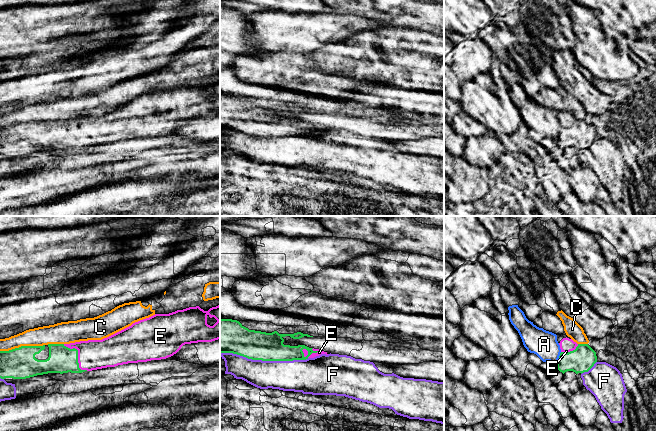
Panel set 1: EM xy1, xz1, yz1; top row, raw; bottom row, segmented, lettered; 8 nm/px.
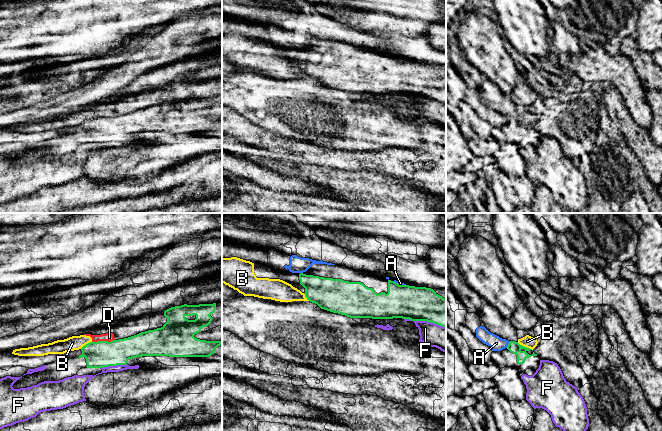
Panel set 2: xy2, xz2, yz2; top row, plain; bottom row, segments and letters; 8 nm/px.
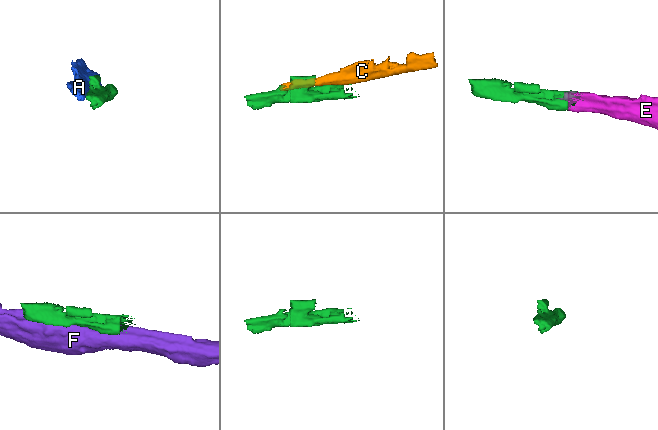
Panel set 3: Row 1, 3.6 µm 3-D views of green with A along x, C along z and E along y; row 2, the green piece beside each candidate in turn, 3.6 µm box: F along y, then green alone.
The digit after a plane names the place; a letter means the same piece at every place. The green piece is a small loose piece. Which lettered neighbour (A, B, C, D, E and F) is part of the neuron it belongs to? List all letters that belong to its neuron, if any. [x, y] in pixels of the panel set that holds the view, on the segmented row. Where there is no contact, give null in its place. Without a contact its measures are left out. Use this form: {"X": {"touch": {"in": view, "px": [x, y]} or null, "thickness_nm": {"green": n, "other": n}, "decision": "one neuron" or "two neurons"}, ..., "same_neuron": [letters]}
{"A": {"touch": {"in": "yz1", "px": [559, 358]}, "thickness_nm": {"green": 200, "other": 220}, "decision": "two neurons"}, "B": {"touch": {"in": "yz2", "px": [525, 347]}, "thickness_nm": {"green": 100, "other": 90}, "decision": "two neurons"}, "C": {"touch": {"in": "xy1", "px": [22, 346]}, "thickness_nm": {"green": 260, "other": 150}, "decision": "two neurons"}, "D": {"touch": {"in": "xy2", "px": [103, 341]}, "thickness_nm": {"green": 220, "other": 70}, "decision": "two neurons"}, "E": {"touch": {"in": "xy1", "px": [77, 356]}, "thickness_nm": {"green": 220, "other": 240}, "decision": "one neuron"}, "F": {"touch": {"in": "xz1", "px": [264, 360]}, "thickness_nm": {"green": 240, "other": 240}, "decision": "two neurons"}, "same_neuron": ["E"]}

